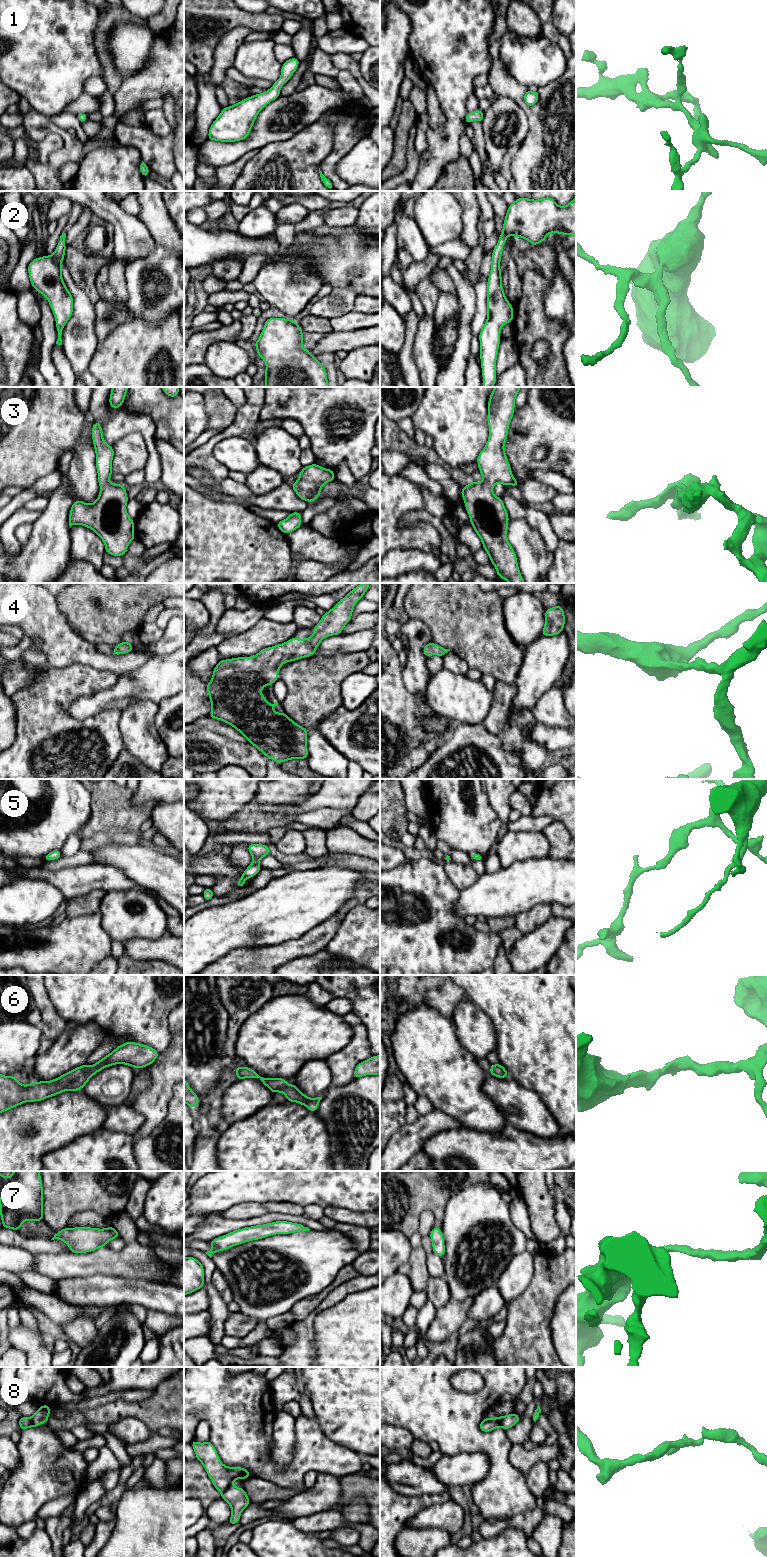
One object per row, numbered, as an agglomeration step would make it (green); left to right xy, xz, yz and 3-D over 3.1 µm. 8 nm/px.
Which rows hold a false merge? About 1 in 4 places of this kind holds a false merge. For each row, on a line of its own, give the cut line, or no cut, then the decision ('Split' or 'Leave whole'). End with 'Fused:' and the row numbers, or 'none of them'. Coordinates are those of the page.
1: No split. Leave whole
2: No split. Leave whole
3: No split. Leave whole
4: No split. Leave whole
5: No split. Leave whole
6: No split. Leave whole
7: No split. Leave whole
8: Split along xz (231, 1483), (221, 1493). Split
Fused: 8

